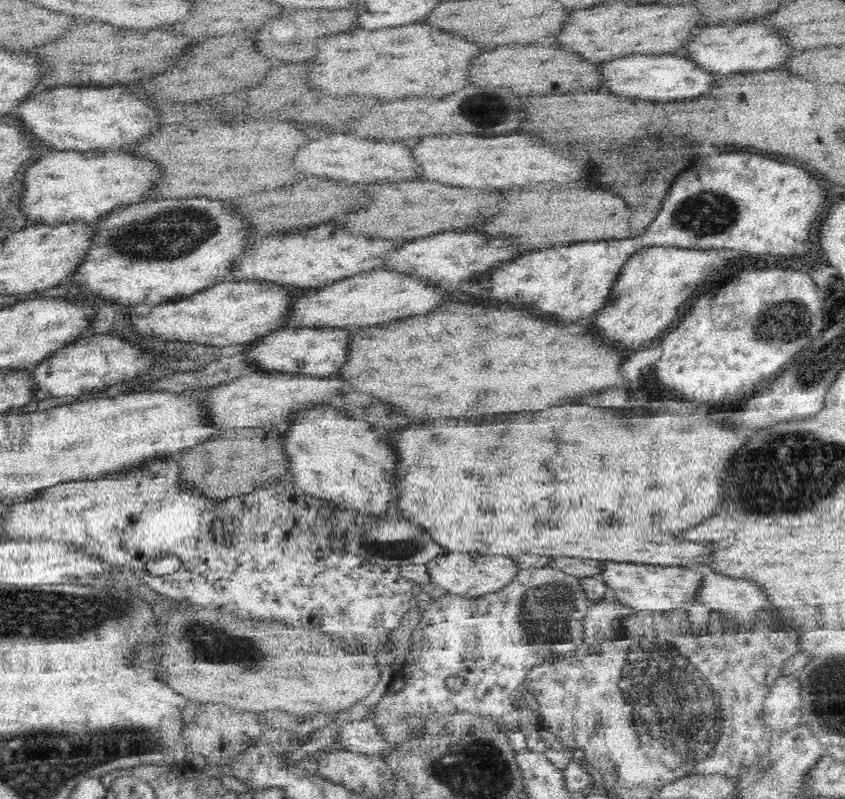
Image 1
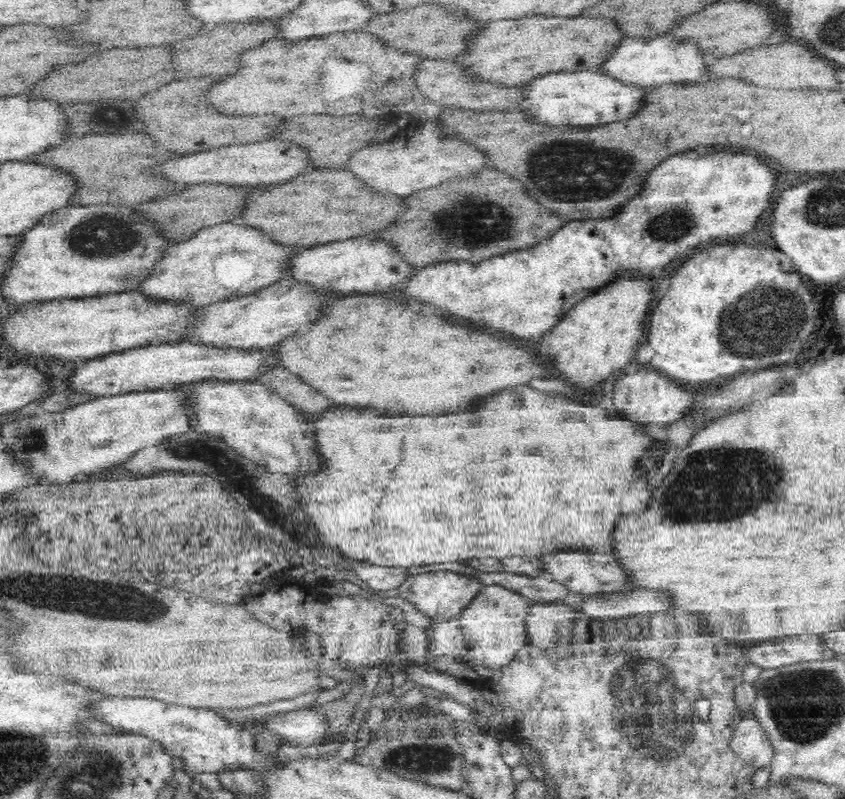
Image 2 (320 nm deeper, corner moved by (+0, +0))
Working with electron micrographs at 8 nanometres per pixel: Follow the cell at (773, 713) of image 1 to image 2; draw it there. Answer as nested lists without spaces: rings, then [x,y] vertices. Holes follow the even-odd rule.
[[[752,707],[734,730],[731,745],[740,757],[746,759],[758,770],[770,766],[775,752],[770,735],[764,731],[764,725],[754,714],[756,711]]]

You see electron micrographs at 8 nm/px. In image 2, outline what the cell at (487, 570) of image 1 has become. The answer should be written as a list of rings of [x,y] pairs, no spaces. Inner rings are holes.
[[[433,570],[410,575],[397,590],[402,598],[406,598],[429,618],[455,617],[484,590],[484,586],[484,581],[476,575],[450,570]]]

